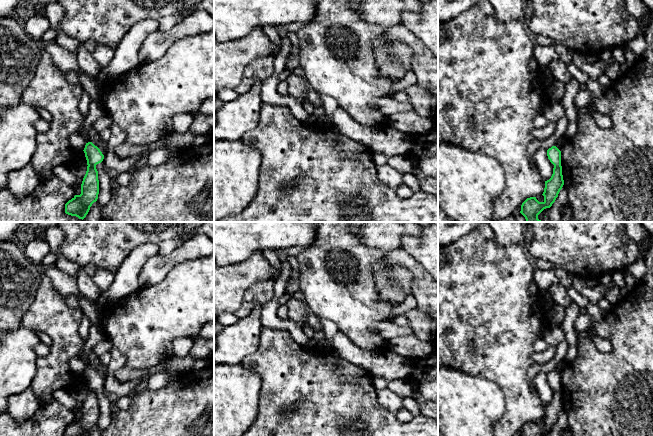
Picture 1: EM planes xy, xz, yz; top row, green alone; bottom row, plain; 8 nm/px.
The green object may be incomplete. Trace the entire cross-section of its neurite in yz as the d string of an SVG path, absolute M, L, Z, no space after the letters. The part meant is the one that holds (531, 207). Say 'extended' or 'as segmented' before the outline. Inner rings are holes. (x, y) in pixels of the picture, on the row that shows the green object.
extended | M552 146L547 150L547 156L552 163L553 174L549 180L545 181L543 202L539 202L536 197L530 197L522 203L520 213L525 217L526 222L544 222L548 209L555 202L564 185L561 151L556 146Z

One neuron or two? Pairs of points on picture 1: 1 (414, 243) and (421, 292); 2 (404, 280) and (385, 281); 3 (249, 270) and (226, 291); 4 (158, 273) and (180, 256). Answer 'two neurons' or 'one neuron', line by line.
1: two neurons
2: one neuron
3: one neuron
4: one neuron

